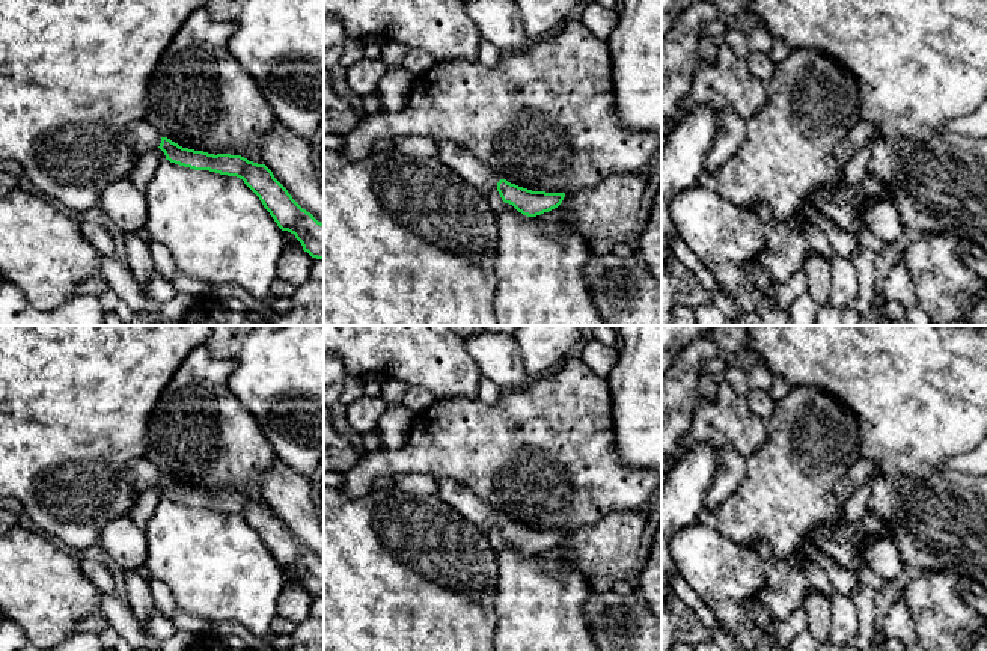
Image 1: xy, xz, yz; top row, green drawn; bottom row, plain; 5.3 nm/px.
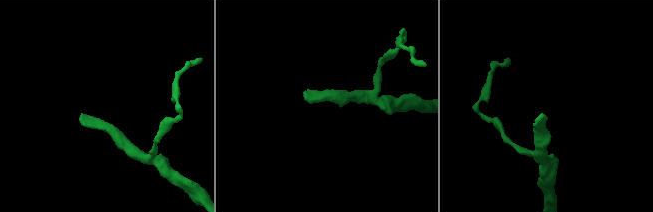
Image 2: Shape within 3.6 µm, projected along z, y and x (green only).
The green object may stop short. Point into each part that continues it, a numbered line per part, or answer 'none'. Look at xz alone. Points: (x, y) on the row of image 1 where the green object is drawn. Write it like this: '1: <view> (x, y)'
1: xz (455, 157)

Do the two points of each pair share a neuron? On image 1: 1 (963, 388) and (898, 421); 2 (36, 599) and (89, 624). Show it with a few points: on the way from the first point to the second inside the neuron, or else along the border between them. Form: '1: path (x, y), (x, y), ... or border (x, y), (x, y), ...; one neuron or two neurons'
1: path (947, 388), (931, 388), (915, 404); one neuron
2: border (100, 611), (86, 615), (76, 630); two neurons

